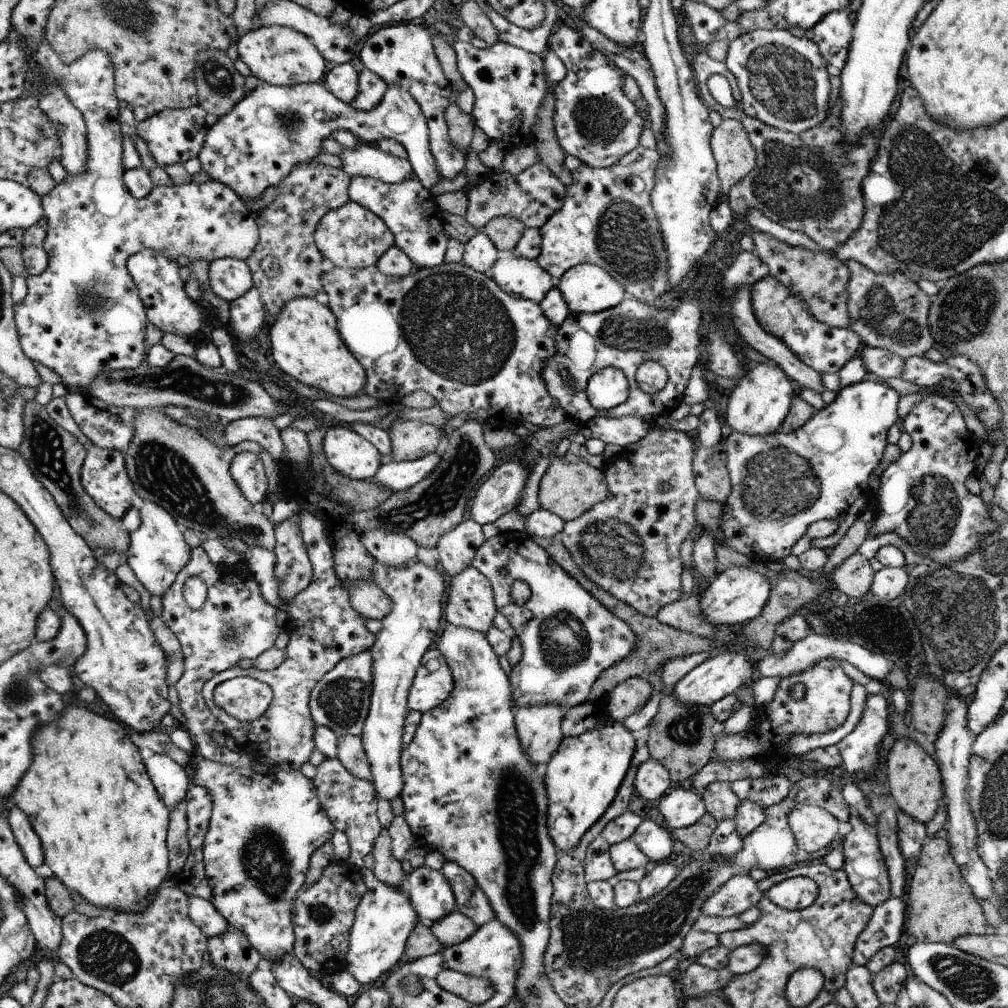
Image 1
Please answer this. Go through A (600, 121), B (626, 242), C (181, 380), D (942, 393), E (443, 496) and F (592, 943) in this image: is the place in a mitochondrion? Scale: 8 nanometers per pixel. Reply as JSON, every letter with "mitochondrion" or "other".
{"A":"mitochondrion","B":"mitochondrion","C":"mitochondrion","D":"other","E":"mitochondrion","F":"mitochondrion"}

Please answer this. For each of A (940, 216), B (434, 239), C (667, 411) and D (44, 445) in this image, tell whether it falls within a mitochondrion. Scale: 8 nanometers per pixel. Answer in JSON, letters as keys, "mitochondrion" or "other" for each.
{"A":"mitochondrion","B":"other","C":"other","D":"mitochondrion"}

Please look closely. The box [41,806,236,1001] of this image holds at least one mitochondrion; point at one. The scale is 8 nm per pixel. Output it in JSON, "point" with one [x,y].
{"point":[105,954]}

